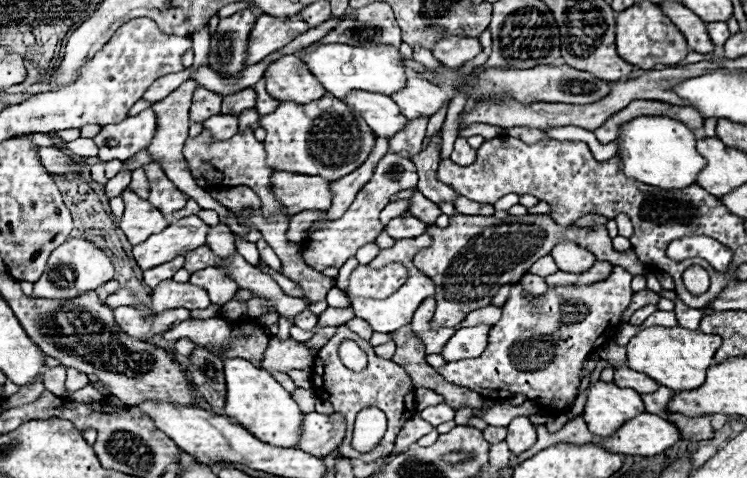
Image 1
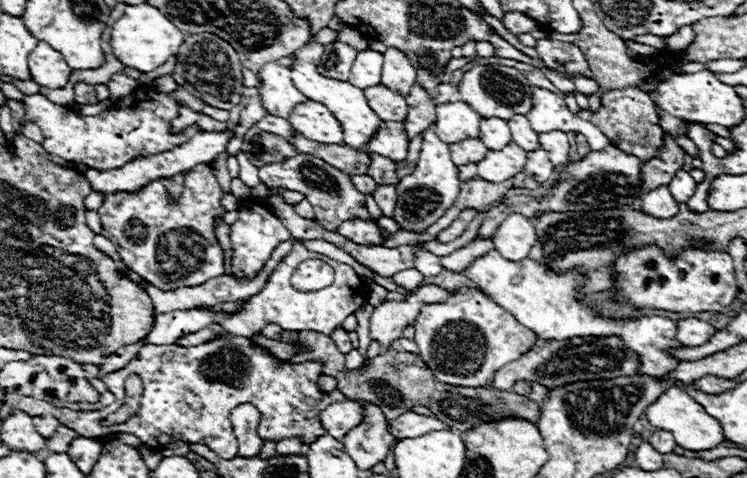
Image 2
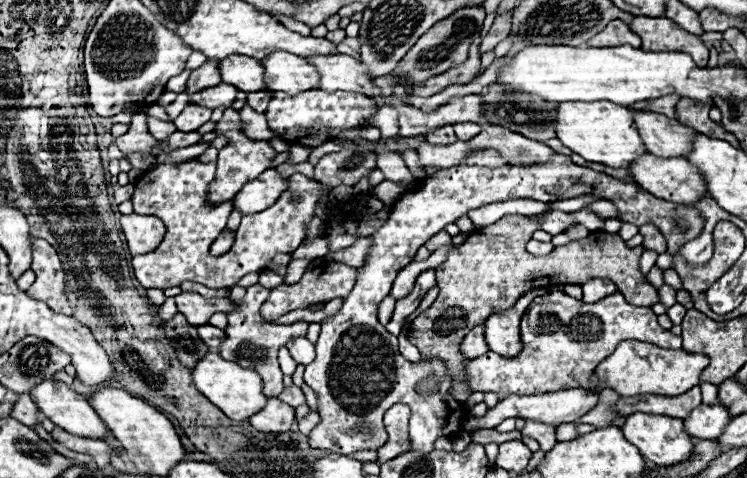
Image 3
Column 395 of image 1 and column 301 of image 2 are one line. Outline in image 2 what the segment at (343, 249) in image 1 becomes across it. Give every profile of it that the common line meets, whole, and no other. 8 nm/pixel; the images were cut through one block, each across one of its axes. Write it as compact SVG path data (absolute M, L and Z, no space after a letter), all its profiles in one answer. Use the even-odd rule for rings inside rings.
M296 154L294 158L288 158L280 164L262 166L260 180L266 186L296 190L296 192L304 194L304 198L314 208L314 220L330 232L338 232L340 224L346 220L352 220L352 218L362 218L366 222L376 224L376 220L370 218L370 214L366 210L366 196L354 188L350 176L340 174L340 170L336 170L334 166L328 166L326 162L320 162L320 158L312 158L310 154Z

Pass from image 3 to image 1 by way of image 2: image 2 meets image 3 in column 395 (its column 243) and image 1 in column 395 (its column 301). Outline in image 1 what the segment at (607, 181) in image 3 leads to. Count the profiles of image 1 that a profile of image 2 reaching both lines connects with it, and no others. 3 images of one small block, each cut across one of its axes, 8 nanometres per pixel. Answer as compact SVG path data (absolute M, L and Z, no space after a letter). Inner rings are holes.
M346 324L338 326L338 332L334 334L334 338L324 344L320 350L318 350L318 356L314 360L314 366L312 366L312 386L314 386L314 392L320 400L326 400L334 406L336 412L340 412L344 418L346 418L346 436L342 440L342 444L338 446L338 452L350 460L362 460L362 462L374 462L374 460L380 460L380 458L386 458L390 456L392 448L394 448L394 440L398 436L398 432L402 430L402 426L416 414L416 400L414 400L414 386L412 386L412 380L410 376L404 372L404 368L400 368L396 362L392 360L384 360L384 358L378 358L372 350L372 346L368 342L364 342L362 338L358 338L358 334L350 332L350 328ZM342 340L354 340L360 344L360 348L368 354L368 366L364 368L364 372L352 372L348 370L340 358L338 358L338 346ZM366 406L376 406L380 408L386 416L388 416L388 430L382 438L382 442L372 450L372 452L366 452L366 454L360 454L356 450L350 448L350 438L352 438L352 426L354 426L354 418L356 414L366 408Z

